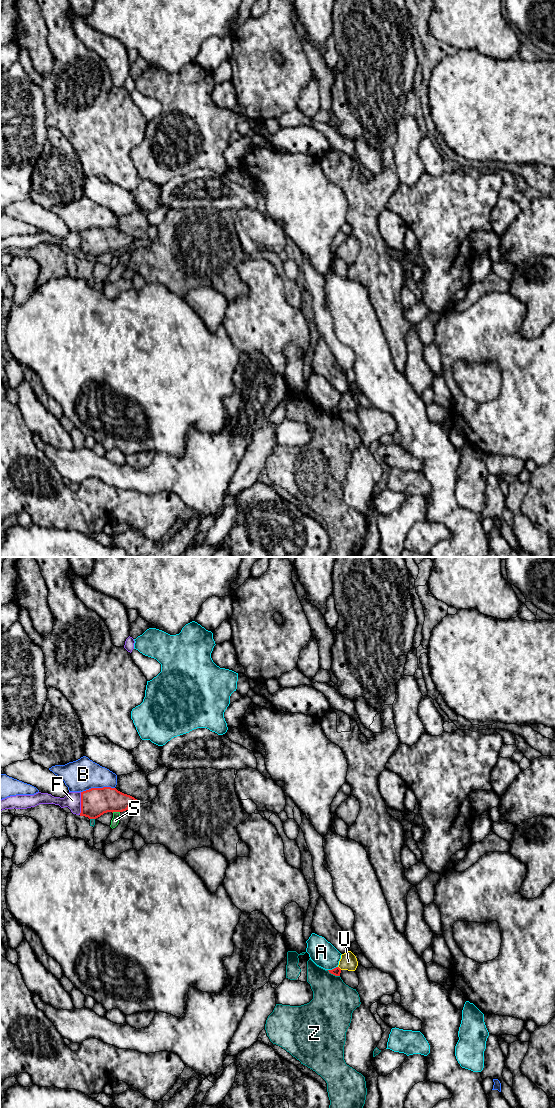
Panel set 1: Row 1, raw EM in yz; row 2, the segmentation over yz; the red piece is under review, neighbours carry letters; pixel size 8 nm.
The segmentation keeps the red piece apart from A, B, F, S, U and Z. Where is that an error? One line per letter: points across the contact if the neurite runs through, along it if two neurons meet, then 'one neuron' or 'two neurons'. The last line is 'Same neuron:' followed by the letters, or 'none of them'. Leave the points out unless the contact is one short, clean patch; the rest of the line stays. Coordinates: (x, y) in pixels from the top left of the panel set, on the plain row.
A: along yz (337, 406), (328, 410) | two neurons
B: two neurons
F: two neurons
S: along yz (119, 251), (112, 252) | two neurons
U: across yz (336, 411), (339, 408), (348, 401) | one neuron
Z: two neurons
Same neuron: U

